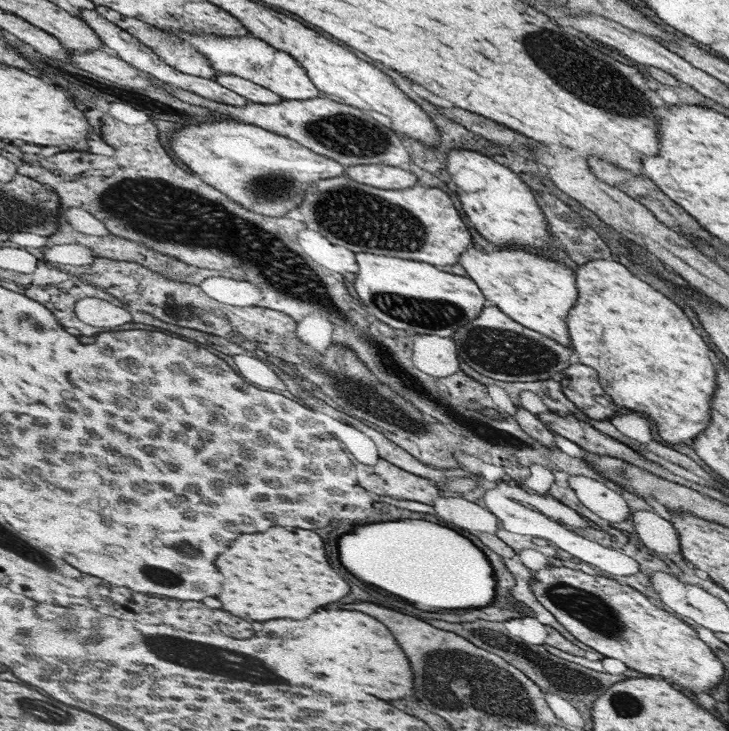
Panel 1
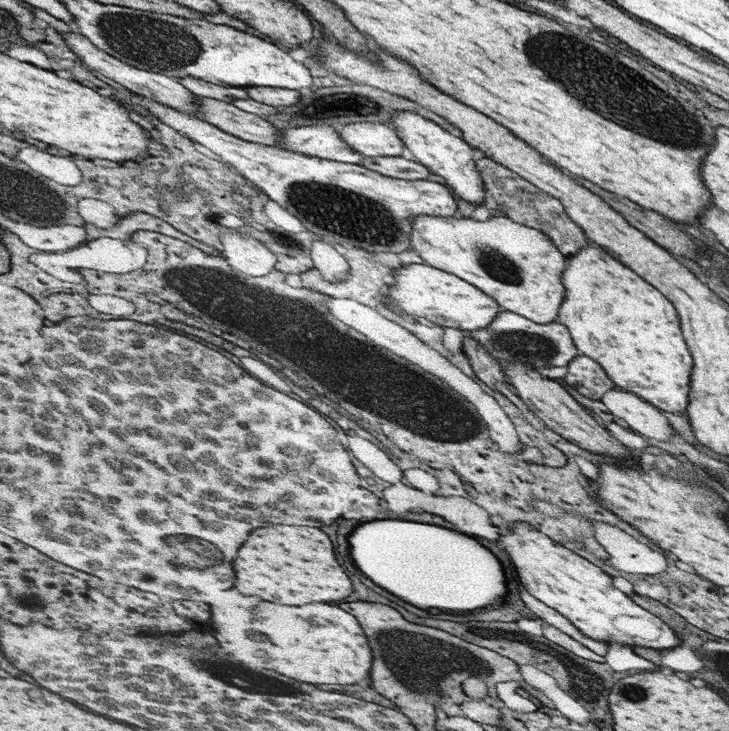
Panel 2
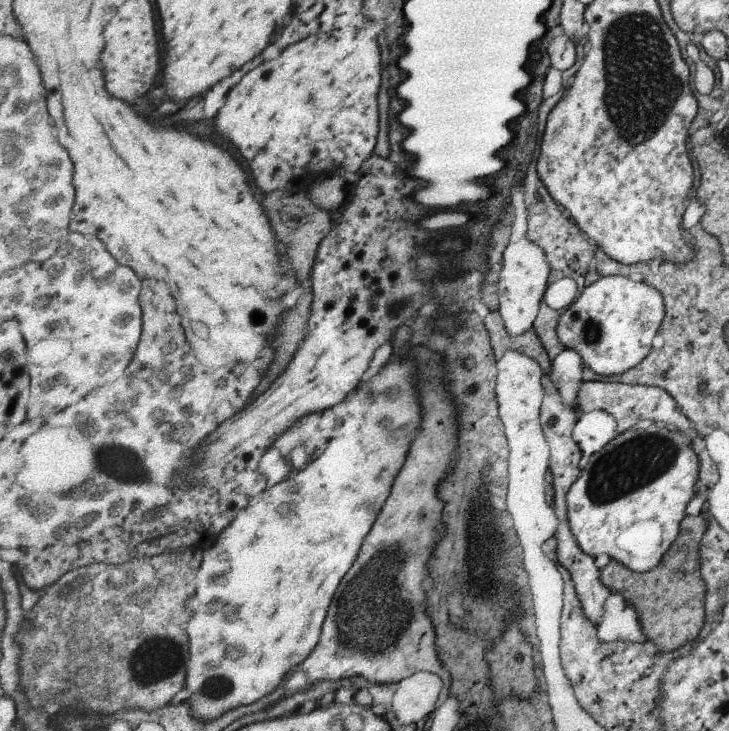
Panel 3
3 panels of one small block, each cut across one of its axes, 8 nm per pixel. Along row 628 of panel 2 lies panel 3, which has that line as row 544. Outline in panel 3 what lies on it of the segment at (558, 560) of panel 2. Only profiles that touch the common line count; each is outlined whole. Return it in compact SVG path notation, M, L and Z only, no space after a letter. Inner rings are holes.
M655 423L647 430L632 428L619 433L583 463L579 478L568 491L569 527L578 546L594 558L608 554L637 573L652 570L681 534L681 521L688 517L686 506L696 495L698 474L700 458L692 450L692 440L682 432Z

